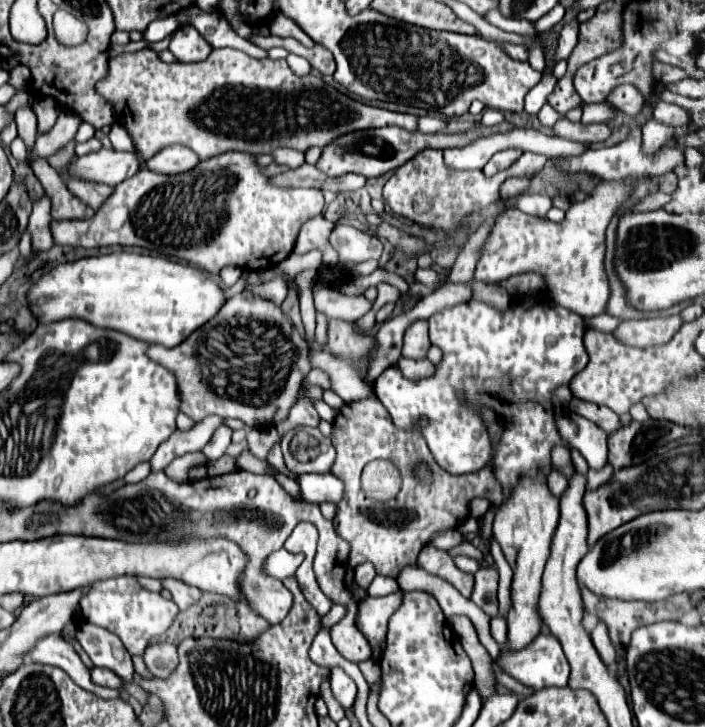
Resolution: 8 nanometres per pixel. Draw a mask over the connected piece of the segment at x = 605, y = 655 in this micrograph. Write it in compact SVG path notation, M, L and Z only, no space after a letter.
M600 622L600 624L594 628L594 632L592 632L592 644L596 646L602 662L608 666L610 674L614 676L614 672L616 672L616 654L614 654L614 646L612 646L612 642L610 642L610 638L608 638L606 626L604 626L602 622Z

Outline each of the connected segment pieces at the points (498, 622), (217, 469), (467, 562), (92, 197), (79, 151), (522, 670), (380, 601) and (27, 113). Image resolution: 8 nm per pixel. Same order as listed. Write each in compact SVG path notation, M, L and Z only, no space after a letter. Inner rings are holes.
M502 616L498 618L492 618L492 624L490 624L490 630L492 630L492 638L502 646L506 644L506 620Z
M228 454L222 456L220 460L216 460L214 464L208 464L208 474L210 476L218 476L218 474L228 474L228 472L234 472L236 470L236 464L234 464L234 458L230 458Z
M456 556L454 562L456 562L456 566L458 566L460 570L470 572L470 574L474 574L474 572L480 568L478 560L474 560L474 558L470 558L470 556Z
M70 178L66 184L74 196L78 196L84 204L90 204L90 208L94 208L94 210L98 210L102 206L102 202L106 202L110 198L110 194L114 192L112 186L98 186L98 184L78 182L78 180L70 180Z
M90 138L90 140L76 146L76 156L84 156L84 154L90 154L94 150L100 150L100 148L102 148L102 142L96 138Z
M538 634L526 648L522 650L508 650L508 646L500 648L498 658L494 660L506 674L510 674L514 680L518 680L524 686L530 686L532 690L540 690L546 686L566 686L568 684L568 660L562 652L562 646L558 638L554 636L542 636Z
M388 594L382 598L372 598L368 596L358 610L358 628L366 636L366 640L372 646L372 656L374 660L380 658L384 650L384 640L386 640L386 630L388 630L388 620L394 614L394 610L400 606L402 594Z
M30 106L18 110L18 114L14 116L16 118L16 124L18 124L18 136L26 142L26 148L28 152L32 150L34 146L34 140L36 140L36 118L34 118L34 112Z

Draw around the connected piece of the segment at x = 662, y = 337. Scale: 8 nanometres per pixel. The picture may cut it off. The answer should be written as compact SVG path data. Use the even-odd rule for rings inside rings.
M680 316L642 318L642 320L620 322L612 334L616 340L624 342L626 346L652 346L668 342L672 334L678 332L680 326L682 326Z

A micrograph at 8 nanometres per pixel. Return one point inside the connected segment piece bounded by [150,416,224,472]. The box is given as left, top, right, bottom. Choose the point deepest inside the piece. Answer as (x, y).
(192, 440)

